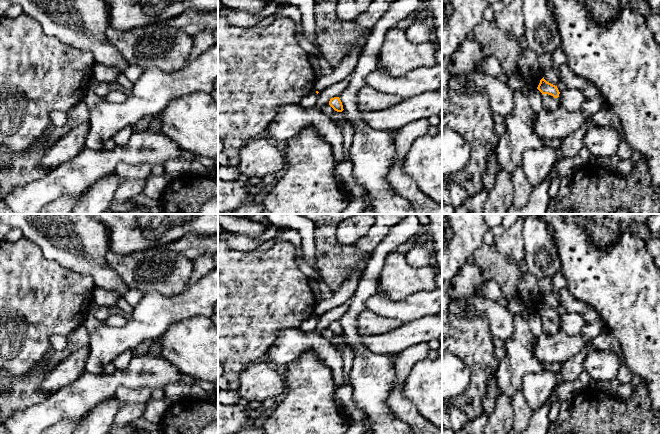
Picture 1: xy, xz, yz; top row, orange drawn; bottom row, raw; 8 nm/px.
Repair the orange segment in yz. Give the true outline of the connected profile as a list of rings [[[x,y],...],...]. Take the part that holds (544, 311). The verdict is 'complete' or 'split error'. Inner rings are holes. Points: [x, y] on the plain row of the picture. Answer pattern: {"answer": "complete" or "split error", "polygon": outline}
{"answer": "complete", "polygon": [[[544,301],[540,304],[540,307],[537,311],[537,313],[543,318],[548,318],[553,320],[554,322],[558,322],[559,321],[559,314],[557,312],[557,310],[547,306]]]}

